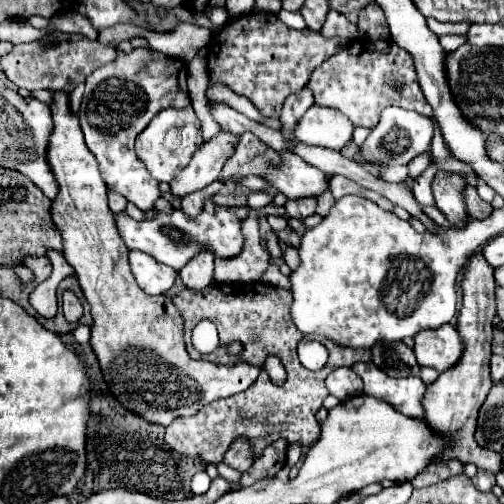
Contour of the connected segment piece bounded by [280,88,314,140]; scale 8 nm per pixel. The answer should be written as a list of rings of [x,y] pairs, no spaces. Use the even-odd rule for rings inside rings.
[[[302,88],[300,92],[290,94],[286,98],[280,114],[280,122],[282,122],[282,134],[288,140],[294,140],[294,126],[312,104],[314,104],[314,94],[310,92],[310,88]]]

